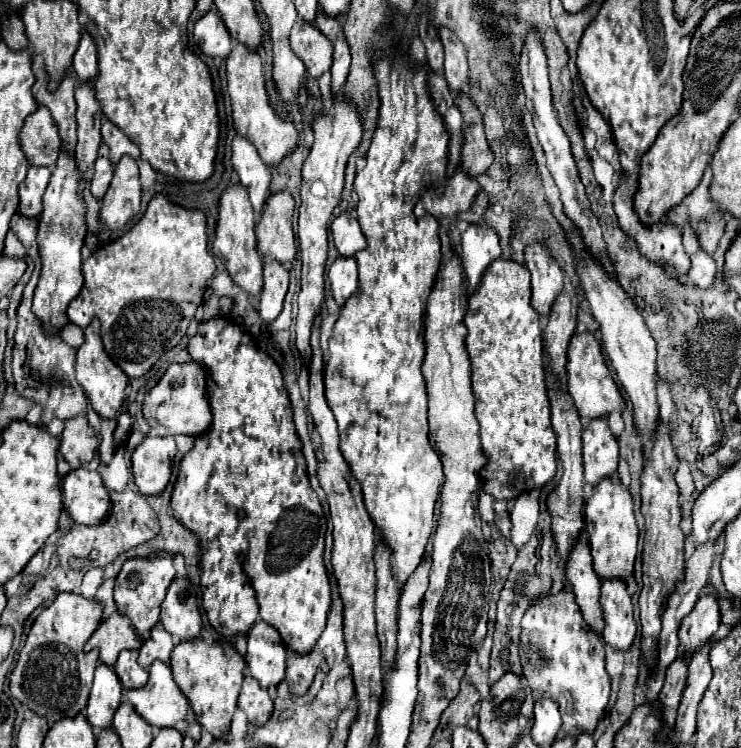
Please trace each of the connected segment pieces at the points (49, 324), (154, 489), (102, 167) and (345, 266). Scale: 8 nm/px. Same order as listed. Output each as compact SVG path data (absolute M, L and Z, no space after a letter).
M62 146L60 156L56 160L56 168L50 176L50 184L42 196L44 210L40 214L40 226L38 226L42 270L34 294L34 314L42 320L44 330L50 334L58 332L64 324L68 324L66 306L70 304L70 300L74 300L74 296L78 296L84 284L80 248L86 236L86 204L80 196L80 182L82 182L82 172L78 170L76 158L72 154L66 154Z
M148 436L132 454L132 474L138 490L146 496L160 494L172 476L174 458L174 438Z
M100 144L100 150L98 150L98 158L96 158L96 164L94 164L94 178L90 182L90 192L96 200L102 200L108 186L110 186L110 180L112 180L112 164L110 164L110 158L108 158L108 146L106 144Z
M336 258L336 262L328 270L328 278L332 284L334 300L338 306L342 306L358 288L356 260L354 258Z

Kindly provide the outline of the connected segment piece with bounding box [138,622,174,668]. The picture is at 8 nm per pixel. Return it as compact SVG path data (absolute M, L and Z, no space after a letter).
M158 622L152 630L152 636L144 642L144 646L140 648L140 658L138 662L148 668L154 660L160 660L164 664L170 662L170 654L172 654L174 642L170 640L170 634L166 634L166 630L162 630L162 624Z

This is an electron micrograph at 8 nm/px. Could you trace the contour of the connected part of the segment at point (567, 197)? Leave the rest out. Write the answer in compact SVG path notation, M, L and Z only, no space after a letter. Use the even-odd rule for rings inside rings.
M534 28L530 30L530 34L526 34L526 42L524 42L522 52L520 52L518 78L520 78L520 84L522 84L522 90L524 90L524 106L532 114L536 136L540 140L540 146L542 146L544 154L546 154L546 166L548 166L556 186L560 188L560 200L564 204L564 214L572 222L578 222L578 226L582 226L582 234L586 234L586 246L590 246L590 250L594 250L594 254L598 254L598 258L602 258L602 264L610 270L610 258L606 256L606 244L602 240L602 230L600 230L598 218L594 218L594 214L590 212L590 202L588 202L584 186L580 182L578 168L576 168L576 162L574 162L572 152L570 152L568 136L564 134L562 126L558 124L558 118L556 118L556 112L554 112L554 106L552 106L548 62L546 62L542 40L540 40L540 36Z

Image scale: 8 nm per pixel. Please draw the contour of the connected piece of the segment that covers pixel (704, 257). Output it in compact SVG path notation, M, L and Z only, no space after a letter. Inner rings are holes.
M698 252L694 256L690 256L690 272L688 272L688 278L700 286L700 288L710 288L714 284L714 276L716 276L716 264L714 264L714 258L708 256L706 252Z

